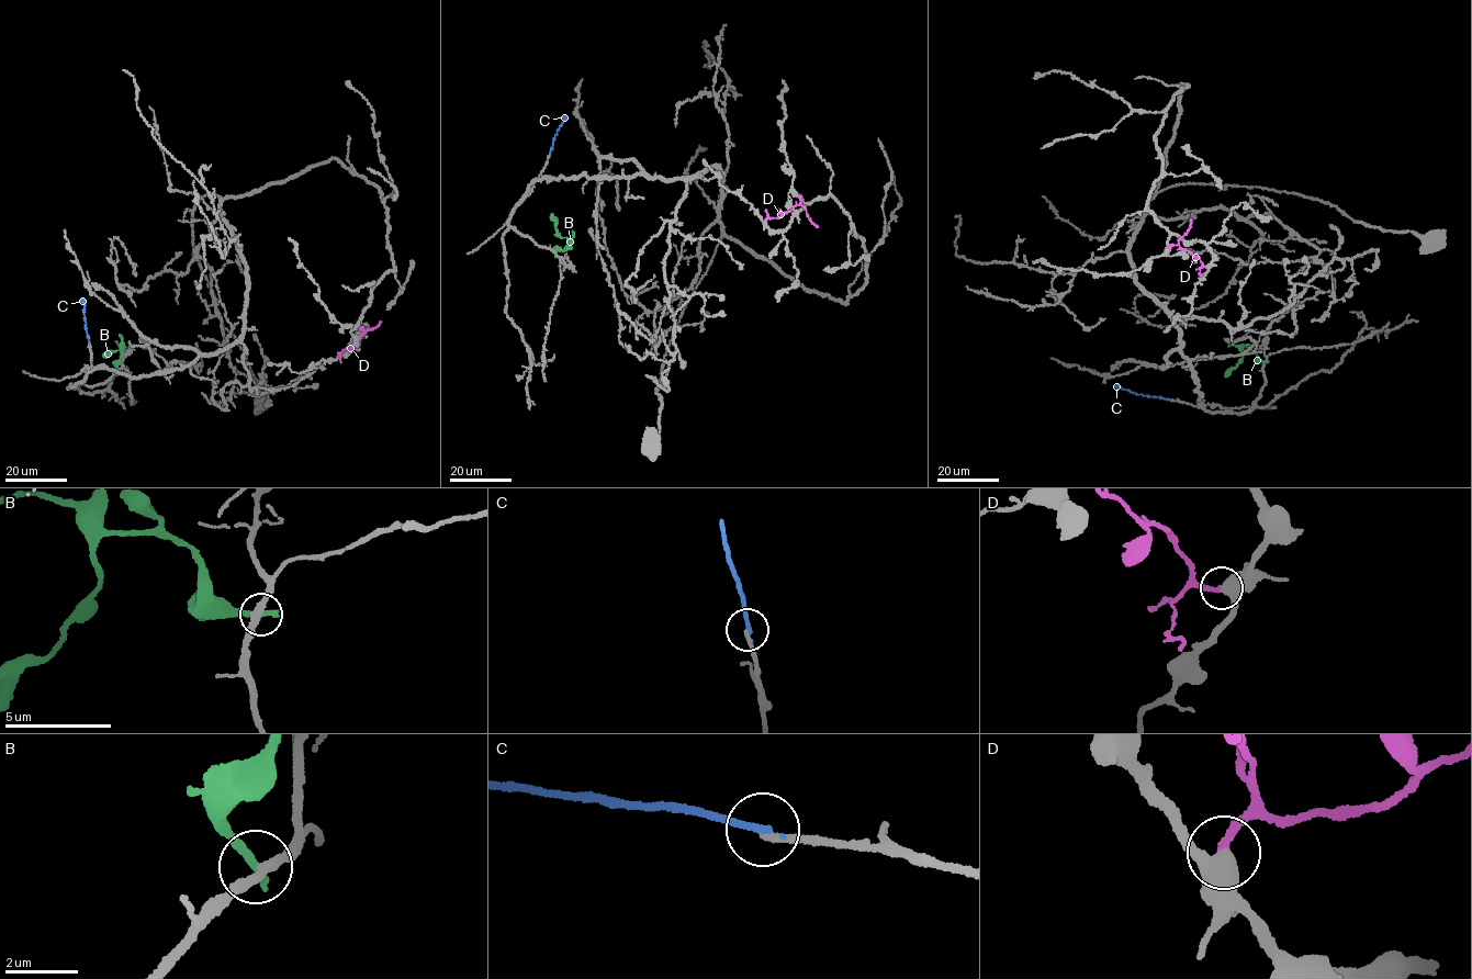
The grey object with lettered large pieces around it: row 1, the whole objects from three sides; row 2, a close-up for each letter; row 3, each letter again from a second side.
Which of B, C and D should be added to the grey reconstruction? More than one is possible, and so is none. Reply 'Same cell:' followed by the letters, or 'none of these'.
Same cell: none of these

